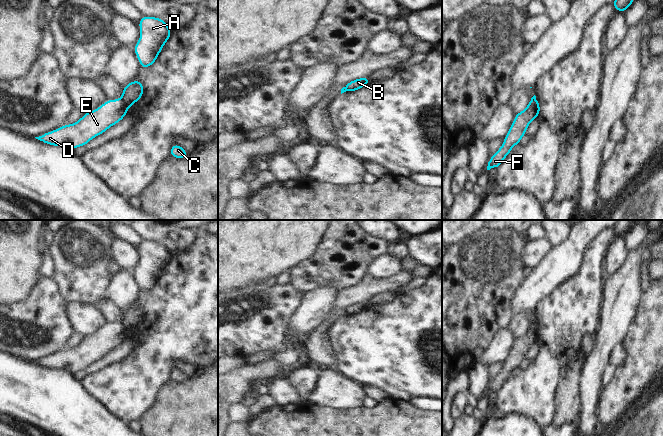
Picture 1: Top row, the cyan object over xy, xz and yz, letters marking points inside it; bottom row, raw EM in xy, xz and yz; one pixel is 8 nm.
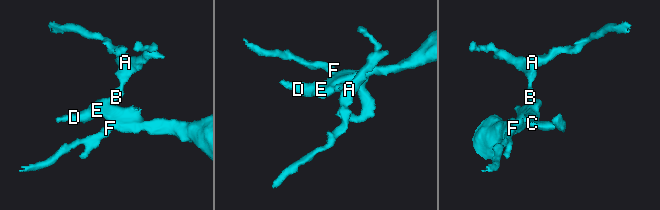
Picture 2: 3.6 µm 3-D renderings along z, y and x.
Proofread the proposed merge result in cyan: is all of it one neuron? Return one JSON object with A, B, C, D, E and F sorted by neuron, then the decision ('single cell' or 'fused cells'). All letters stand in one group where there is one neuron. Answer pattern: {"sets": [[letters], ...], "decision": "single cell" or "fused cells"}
{"sets": [["A", "B"], ["C", "D", "E", "F"]], "decision": "fused cells"}

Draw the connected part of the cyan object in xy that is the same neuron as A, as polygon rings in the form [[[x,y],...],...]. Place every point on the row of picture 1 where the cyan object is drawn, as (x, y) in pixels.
[[[143,16],[138,22],[141,37],[133,48],[141,68],[150,67],[157,59],[162,47],[171,36],[171,29],[160,18]]]

